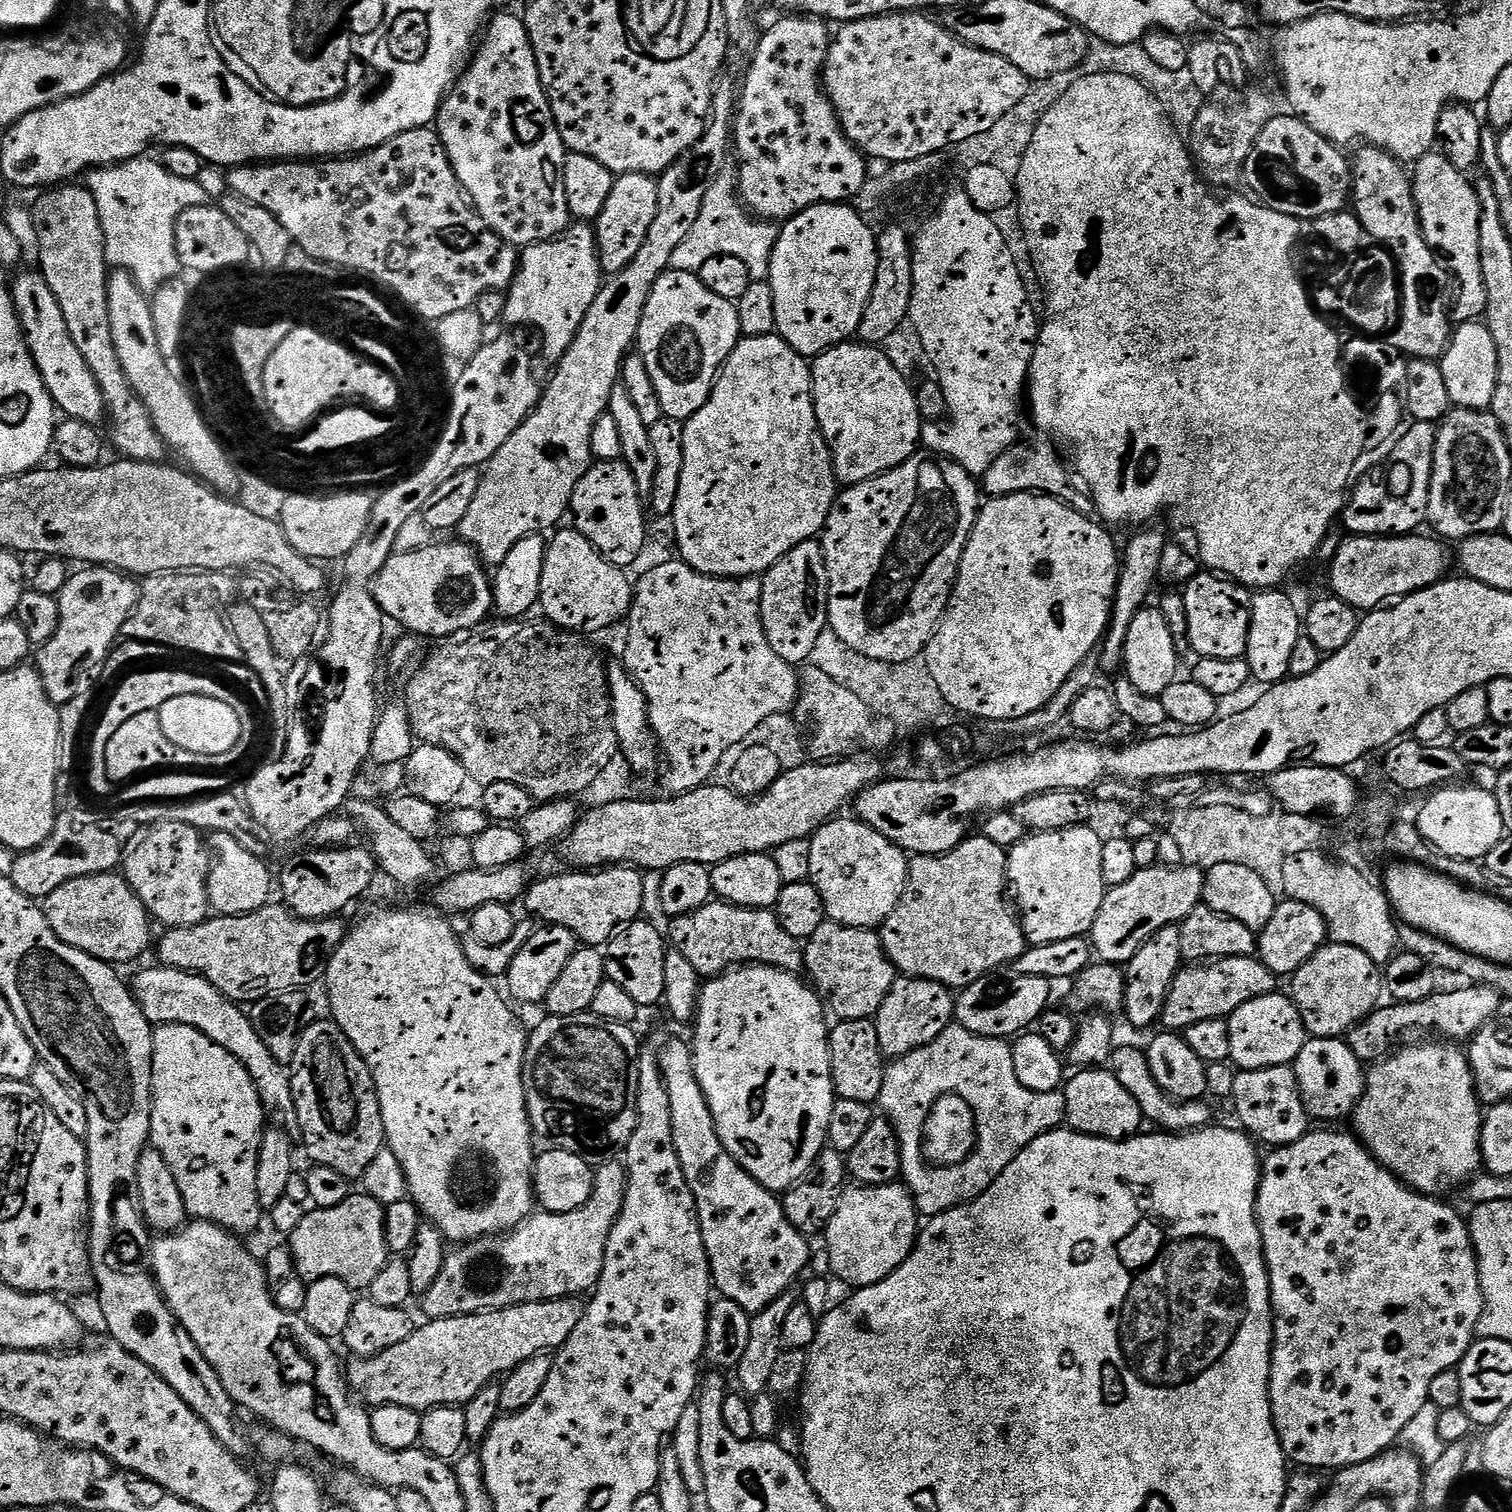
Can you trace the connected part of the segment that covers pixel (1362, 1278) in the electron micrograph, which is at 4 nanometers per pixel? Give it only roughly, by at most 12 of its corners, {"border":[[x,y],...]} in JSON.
{"border":[[1355,1135],[1263,1157],[1268,1397],[1388,1451],[1477,1339],[1468,1221]]}

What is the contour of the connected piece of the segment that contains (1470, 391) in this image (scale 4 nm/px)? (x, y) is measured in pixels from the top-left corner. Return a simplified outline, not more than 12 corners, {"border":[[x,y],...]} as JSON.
{"border":[[1484,322],[1453,331],[1439,361],[1451,403],[1491,409],[1498,351]]}

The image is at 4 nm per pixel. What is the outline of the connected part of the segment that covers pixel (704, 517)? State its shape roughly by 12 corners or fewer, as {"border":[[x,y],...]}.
{"border":[[745,336],[682,434],[670,517],[763,577],[838,495],[812,370]]}

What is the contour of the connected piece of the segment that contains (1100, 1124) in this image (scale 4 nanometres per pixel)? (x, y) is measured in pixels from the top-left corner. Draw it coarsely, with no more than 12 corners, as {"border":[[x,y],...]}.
{"border":[[1104,1066],[1067,1077],[1074,1132],[1126,1140],[1145,1123],[1138,1102]]}

